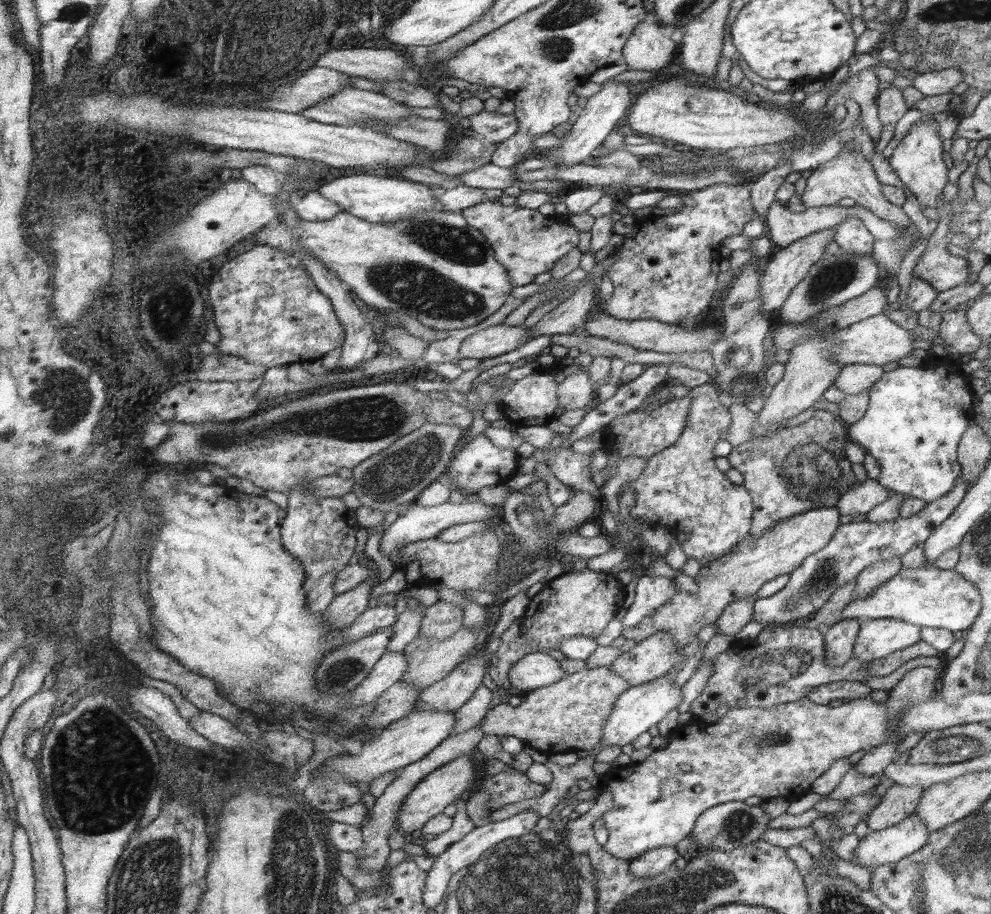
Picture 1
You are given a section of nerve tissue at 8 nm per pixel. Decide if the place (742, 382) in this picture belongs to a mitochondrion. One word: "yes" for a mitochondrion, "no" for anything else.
yes

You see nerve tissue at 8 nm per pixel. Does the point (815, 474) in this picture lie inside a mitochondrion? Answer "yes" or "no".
yes

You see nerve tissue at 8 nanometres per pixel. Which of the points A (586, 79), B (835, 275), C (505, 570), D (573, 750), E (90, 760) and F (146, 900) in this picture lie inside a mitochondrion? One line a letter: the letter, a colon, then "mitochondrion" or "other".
A: other
B: mitochondrion
C: mitochondrion
D: other
E: mitochondrion
F: mitochondrion

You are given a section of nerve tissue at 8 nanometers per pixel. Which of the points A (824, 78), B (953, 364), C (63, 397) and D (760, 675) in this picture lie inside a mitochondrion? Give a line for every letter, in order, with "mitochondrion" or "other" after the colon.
A: other
B: other
C: mitochondrion
D: mitochondrion

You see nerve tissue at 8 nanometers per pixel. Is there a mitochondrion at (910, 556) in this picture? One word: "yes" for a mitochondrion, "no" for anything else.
no

